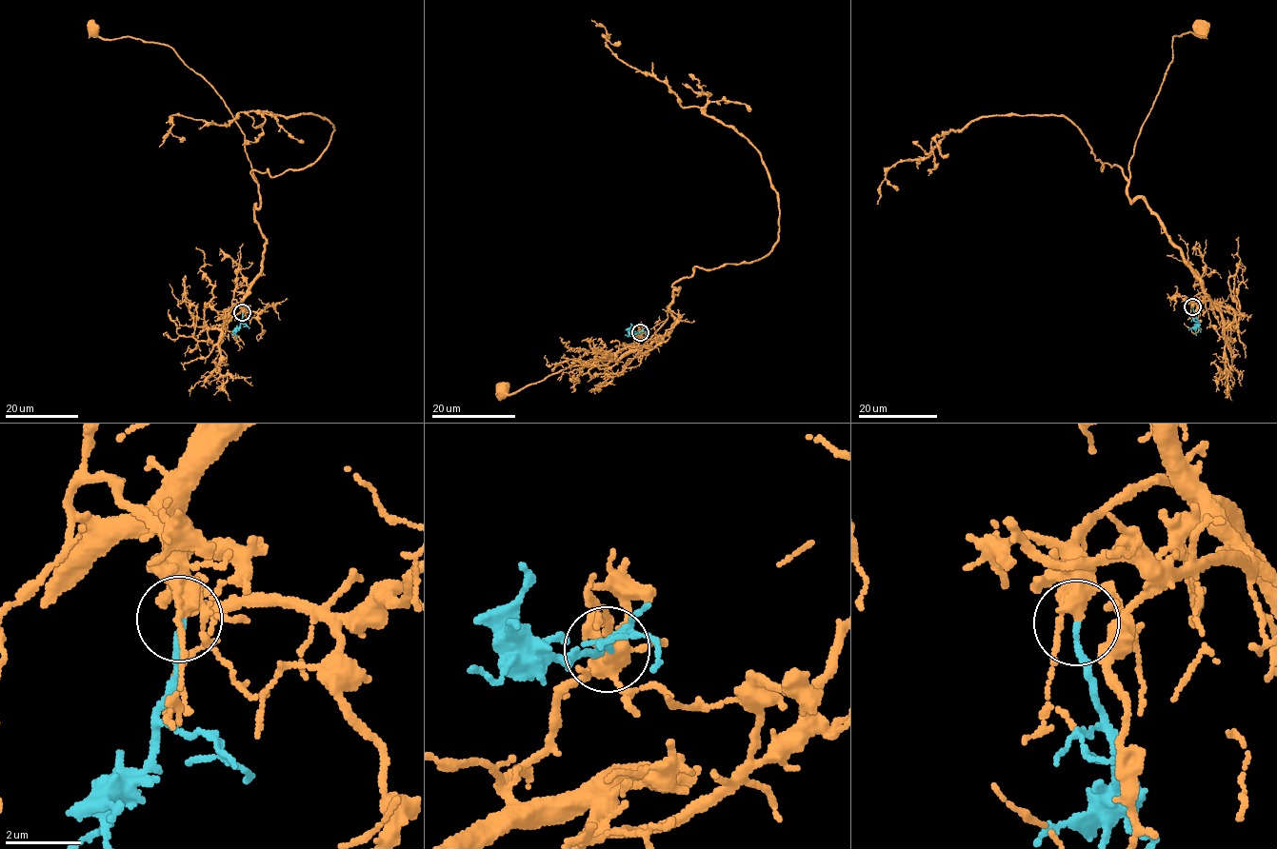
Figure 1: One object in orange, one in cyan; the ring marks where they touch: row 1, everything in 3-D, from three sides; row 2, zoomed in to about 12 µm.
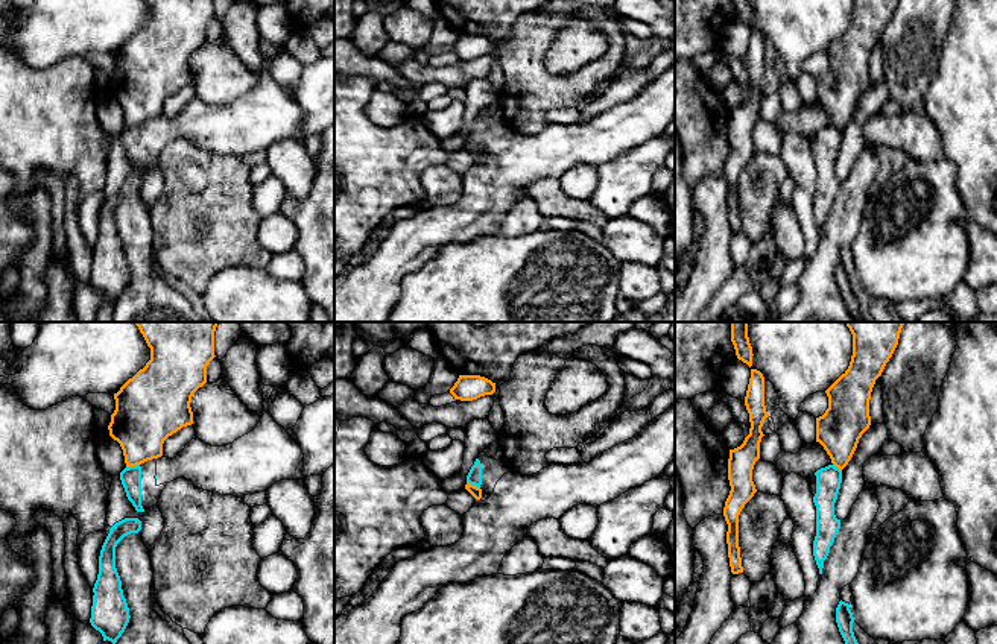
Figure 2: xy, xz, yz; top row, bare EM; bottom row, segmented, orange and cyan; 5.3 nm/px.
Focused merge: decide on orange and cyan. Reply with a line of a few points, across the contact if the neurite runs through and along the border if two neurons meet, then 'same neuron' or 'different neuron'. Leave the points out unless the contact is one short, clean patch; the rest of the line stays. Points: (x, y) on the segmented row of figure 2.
line xy (139, 464), (126, 467); different neuron

